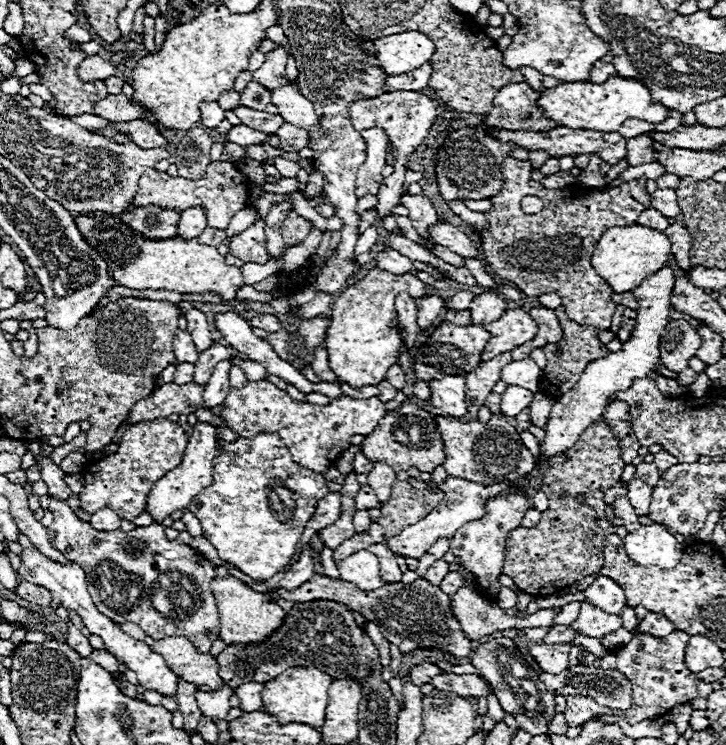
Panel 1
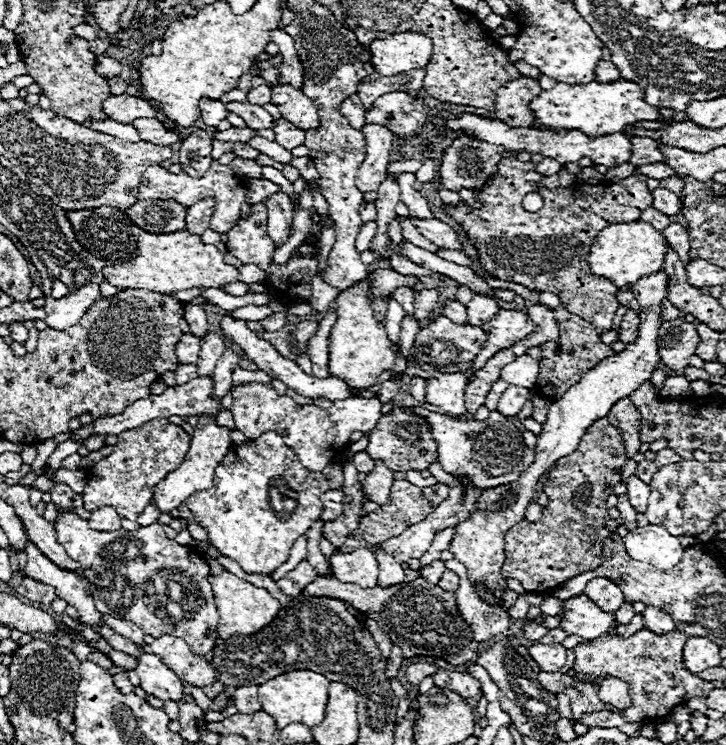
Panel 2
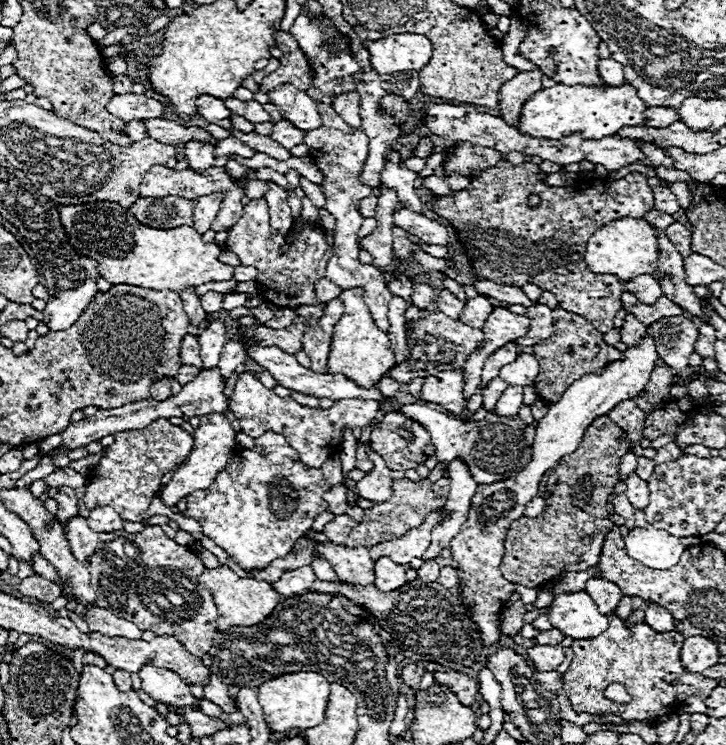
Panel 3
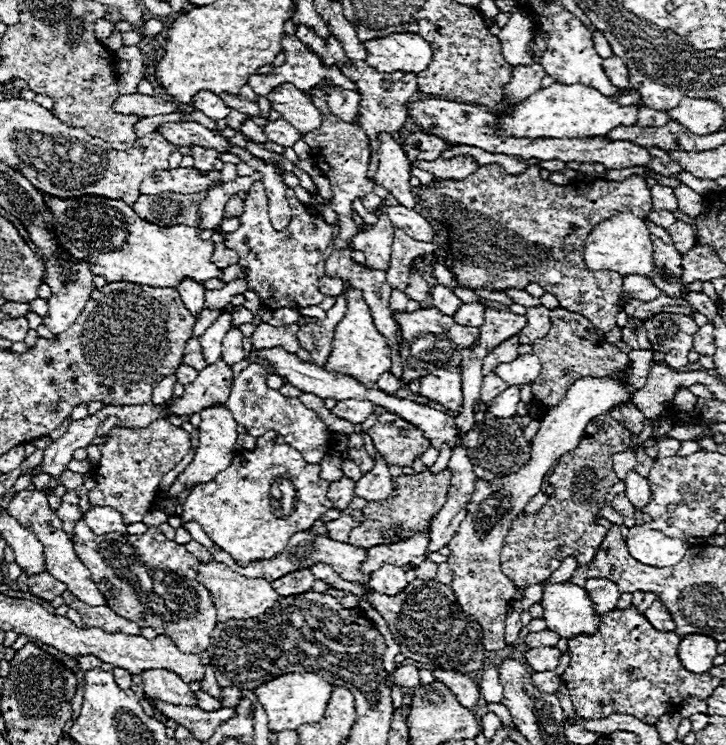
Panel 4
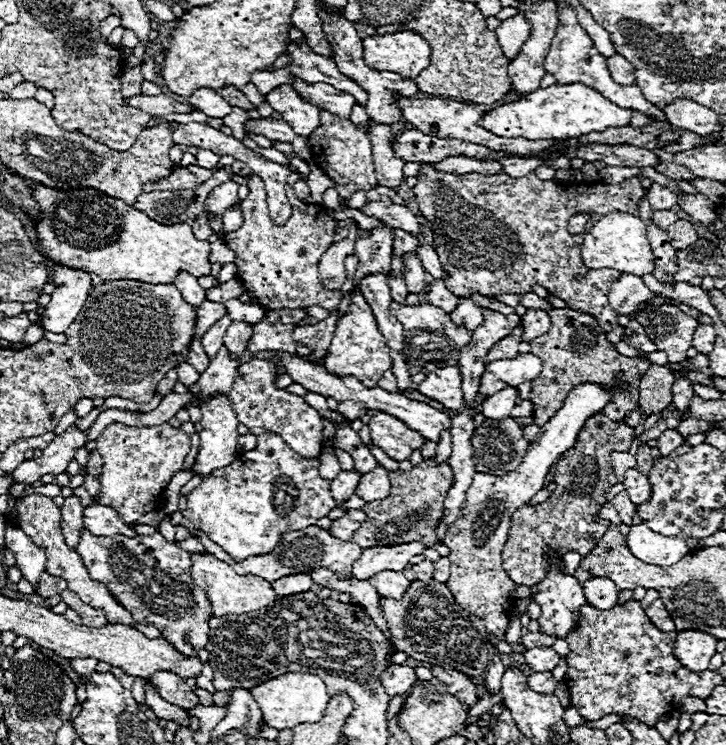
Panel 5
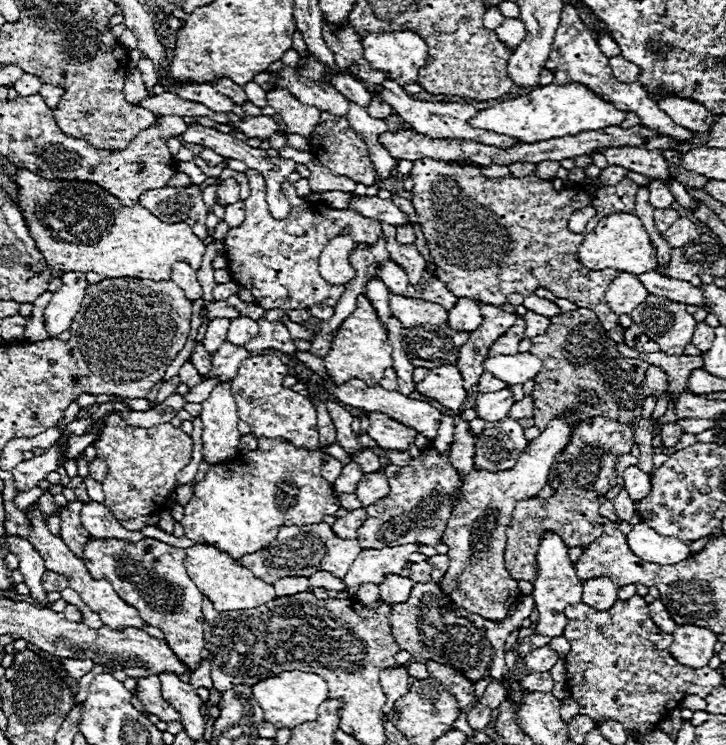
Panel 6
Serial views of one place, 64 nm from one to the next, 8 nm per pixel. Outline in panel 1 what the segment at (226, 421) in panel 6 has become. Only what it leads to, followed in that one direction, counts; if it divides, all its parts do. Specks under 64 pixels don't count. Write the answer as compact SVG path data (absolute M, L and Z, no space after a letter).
M198 422L194 426L194 432L192 436L188 438L188 446L184 450L184 458L182 458L182 464L174 470L170 470L164 478L160 478L152 490L148 492L148 498L146 498L146 512L152 516L154 524L162 524L164 518L168 518L172 512L176 510L182 510L186 508L192 498L196 494L200 494L204 488L208 488L214 480L212 480L212 460L214 456L220 452L220 448L216 446L218 438L216 438L216 428L208 422Z

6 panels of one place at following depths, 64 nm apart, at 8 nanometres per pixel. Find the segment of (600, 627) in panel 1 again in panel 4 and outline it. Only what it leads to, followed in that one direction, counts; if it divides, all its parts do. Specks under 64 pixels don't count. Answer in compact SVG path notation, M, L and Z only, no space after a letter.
M570 582L544 584L544 596L540 600L544 608L544 620L550 630L562 634L562 638L574 638L582 634L596 634L602 626L602 618L596 614L586 590Z

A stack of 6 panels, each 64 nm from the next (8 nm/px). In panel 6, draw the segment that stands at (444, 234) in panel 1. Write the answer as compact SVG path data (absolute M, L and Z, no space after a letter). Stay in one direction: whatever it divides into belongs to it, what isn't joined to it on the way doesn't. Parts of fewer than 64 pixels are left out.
M364 196L364 198L350 198L350 208L356 214L362 214L364 218L372 218L372 220L380 220L392 226L404 226L410 222L410 218L398 208L394 206L390 200L382 200L378 196Z

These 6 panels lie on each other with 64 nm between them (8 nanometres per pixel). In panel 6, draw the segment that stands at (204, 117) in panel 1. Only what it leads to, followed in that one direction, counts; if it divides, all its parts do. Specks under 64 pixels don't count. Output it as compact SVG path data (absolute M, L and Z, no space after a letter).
M162 76L160 84L168 86L182 100L204 104L206 108L210 108L214 112L224 112L226 114L226 112L232 112L232 108L234 108L234 102L230 102L230 98L226 98L224 94L218 94L212 84L182 84L182 86L172 86L172 82L168 80L168 76Z

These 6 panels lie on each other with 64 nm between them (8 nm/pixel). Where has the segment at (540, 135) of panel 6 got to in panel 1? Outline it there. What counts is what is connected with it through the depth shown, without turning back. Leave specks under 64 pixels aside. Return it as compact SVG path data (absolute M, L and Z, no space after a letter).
M612 76L604 84L592 82L566 82L556 88L548 88L540 100L544 114L554 120L562 122L568 128L582 128L582 130L598 130L598 132L616 132L626 118L638 118L652 124L664 122L670 116L670 110L658 102L652 102L650 90L636 78L622 78Z

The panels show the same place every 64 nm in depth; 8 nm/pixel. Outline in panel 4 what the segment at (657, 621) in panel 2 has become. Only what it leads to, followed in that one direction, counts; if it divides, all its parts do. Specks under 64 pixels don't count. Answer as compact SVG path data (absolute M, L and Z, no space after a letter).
M658 600L646 610L644 616L648 618L648 622L650 622L656 630L666 630L666 632L672 632L672 630L674 630L674 622L672 622L670 612L668 612L666 606L662 606L662 602L658 602Z

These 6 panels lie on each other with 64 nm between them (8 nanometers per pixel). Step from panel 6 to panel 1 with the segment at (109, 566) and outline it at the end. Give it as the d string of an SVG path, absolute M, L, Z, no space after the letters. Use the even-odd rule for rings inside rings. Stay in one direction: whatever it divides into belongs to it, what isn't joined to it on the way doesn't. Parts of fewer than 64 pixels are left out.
M48 496L48 498L50 498L48 510L54 514L54 522L48 528L48 538L50 538L52 546L56 550L60 550L68 560L78 562L78 566L82 566L82 570L86 572L86 582L96 588L98 600L94 600L94 604L98 606L98 610L102 610L114 622L138 624L146 632L146 636L150 636L154 640L166 638L170 634L186 634L186 638L190 638L190 642L194 642L194 646L198 646L198 650L210 652L212 642L220 638L218 636L220 612L216 606L216 598L210 590L210 584L216 578L214 562L206 560L202 554L192 550L188 544L180 544L178 540L172 540L172 542L166 540L164 526L160 526L160 524L150 524L146 528L136 528L130 532L122 532L122 530L104 532L104 530L92 528L88 522L82 522L74 514L74 510L66 504L66 500L58 500L52 496ZM162 588L164 588L164 606L162 606L162 610L156 610L154 598L162 594Z

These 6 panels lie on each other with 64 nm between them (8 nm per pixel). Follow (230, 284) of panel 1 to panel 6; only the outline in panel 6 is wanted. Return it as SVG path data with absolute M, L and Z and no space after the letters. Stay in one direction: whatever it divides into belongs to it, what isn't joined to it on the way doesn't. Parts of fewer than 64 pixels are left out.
M16 172L20 208L30 234L46 262L56 270L96 272L100 278L170 280L174 262L186 262L200 270L206 242L198 240L186 222L160 222L142 206L124 206L118 198L92 182L46 182L28 172Z

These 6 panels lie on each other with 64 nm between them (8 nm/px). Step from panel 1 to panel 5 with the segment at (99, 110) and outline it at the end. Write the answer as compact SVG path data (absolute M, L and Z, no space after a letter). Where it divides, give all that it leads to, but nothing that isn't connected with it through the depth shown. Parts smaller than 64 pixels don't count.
M138 94L138 96L132 96L132 98L124 98L124 106L132 106L132 108L140 108L142 112L148 112L150 116L166 116L166 114L186 114L186 112L192 112L196 108L188 106L188 104L182 104L182 102L176 102L174 98L170 96L144 96L144 94Z

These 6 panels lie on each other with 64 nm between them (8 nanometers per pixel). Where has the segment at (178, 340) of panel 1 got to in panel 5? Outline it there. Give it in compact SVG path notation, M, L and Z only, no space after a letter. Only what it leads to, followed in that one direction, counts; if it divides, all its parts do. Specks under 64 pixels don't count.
M196 338L192 340L192 344L190 344L190 354L188 354L186 362L190 362L200 374L202 374L202 370L206 370L206 366L208 366L210 360L208 360L208 356L206 356L200 340L196 340Z

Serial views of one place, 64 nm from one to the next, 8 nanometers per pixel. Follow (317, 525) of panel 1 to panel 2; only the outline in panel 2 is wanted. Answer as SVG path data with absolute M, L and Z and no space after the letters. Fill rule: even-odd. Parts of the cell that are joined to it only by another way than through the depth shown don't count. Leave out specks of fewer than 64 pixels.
M330 490L330 492L322 494L322 506L324 506L324 510L320 514L320 520L324 520L324 522L336 520L342 514L342 510L344 510L342 500L344 500L342 490ZM302 536L302 538L298 538L298 542L294 544L294 548L292 548L292 554L290 554L290 558L288 558L288 562L284 562L274 574L272 574L272 580L274 582L278 582L286 572L290 572L300 560L304 560L306 558L306 536Z

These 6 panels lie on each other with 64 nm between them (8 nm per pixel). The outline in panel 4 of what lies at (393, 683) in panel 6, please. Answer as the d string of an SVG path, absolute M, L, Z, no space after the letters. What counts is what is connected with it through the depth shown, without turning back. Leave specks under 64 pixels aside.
M408 664L408 666L400 666L398 670L394 670L392 678L388 678L386 682L388 682L388 686L392 686L392 682L396 682L400 686L412 688L412 686L420 684L420 676L418 674L420 674L420 670L416 666L412 666L412 664Z

